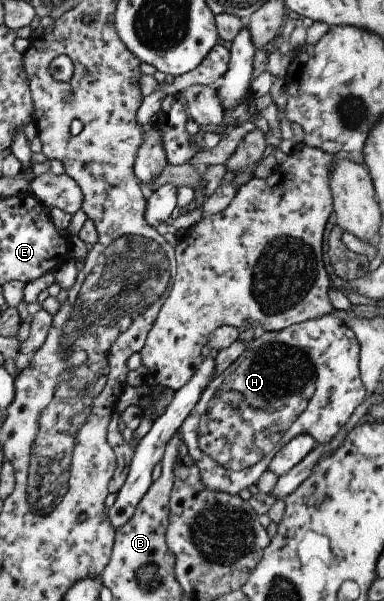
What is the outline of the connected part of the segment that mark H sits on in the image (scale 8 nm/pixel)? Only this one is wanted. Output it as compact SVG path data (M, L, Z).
M324 315L324 317L317 317L316 319L309 319L302 323L297 323L282 329L282 331L264 332L259 331L251 341L249 341L244 347L244 351L236 357L236 359L220 372L220 375L216 375L214 379L210 380L210 383L202 389L200 397L196 402L196 405L190 409L190 413L186 416L186 419L182 421L180 427L178 427L178 435L180 435L180 442L186 445L188 455L192 458L195 465L200 471L200 480L202 481L202 487L206 487L208 491L220 491L222 493L228 493L228 495L237 495L240 489L250 487L258 481L258 477L263 471L267 470L270 463L270 459L274 456L276 451L283 445L286 445L290 439L298 435L312 435L315 443L329 442L350 417L350 414L358 407L368 396L367 391L362 385L357 361L359 357L359 343L354 333L334 315Z

